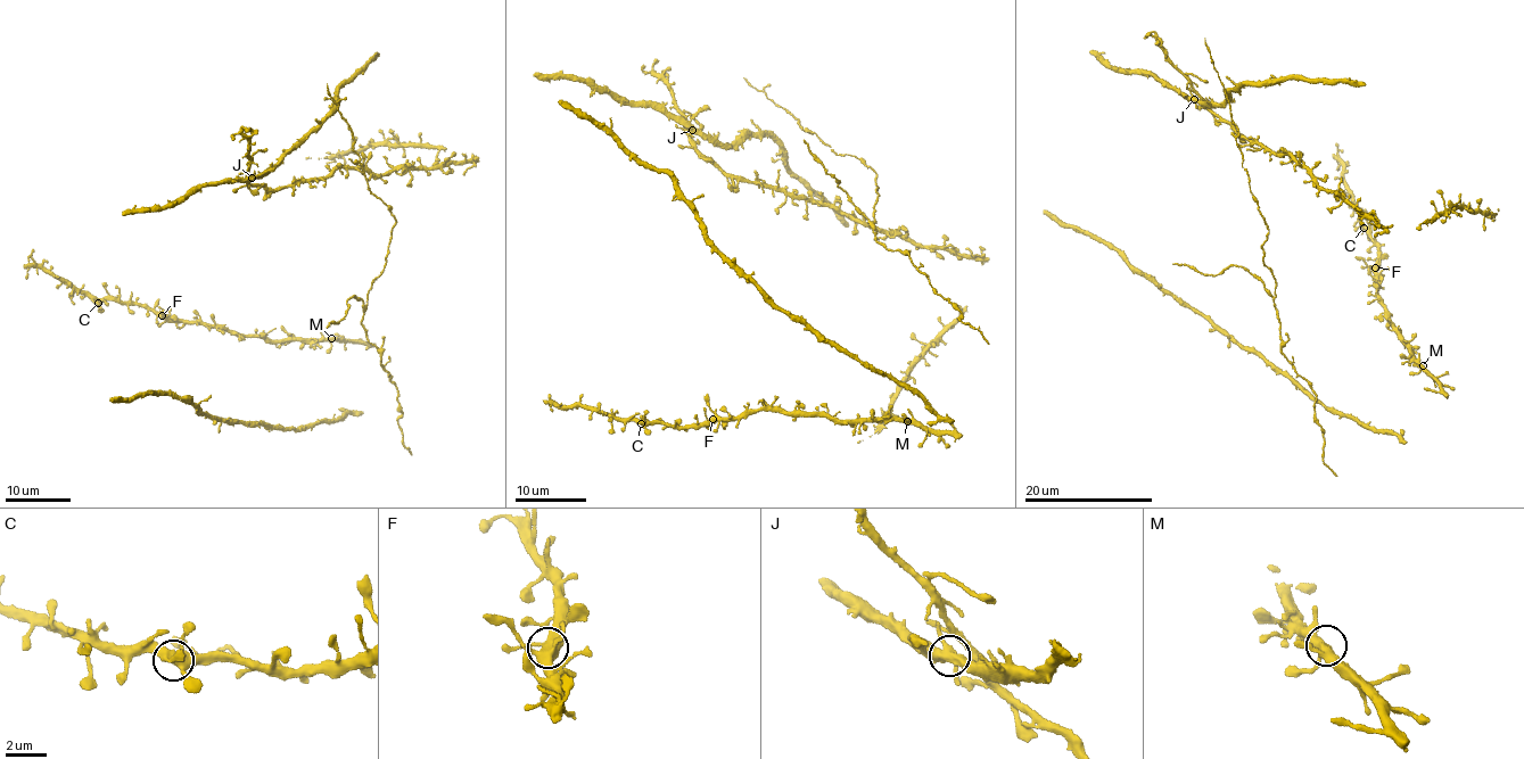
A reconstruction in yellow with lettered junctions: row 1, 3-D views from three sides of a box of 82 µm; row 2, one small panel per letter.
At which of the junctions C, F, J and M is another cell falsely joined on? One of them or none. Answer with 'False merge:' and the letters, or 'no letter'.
False merge: J

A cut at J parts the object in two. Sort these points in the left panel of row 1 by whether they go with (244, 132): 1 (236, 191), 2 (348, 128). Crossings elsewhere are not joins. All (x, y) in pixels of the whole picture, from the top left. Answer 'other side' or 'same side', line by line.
1: same side
2: same side

